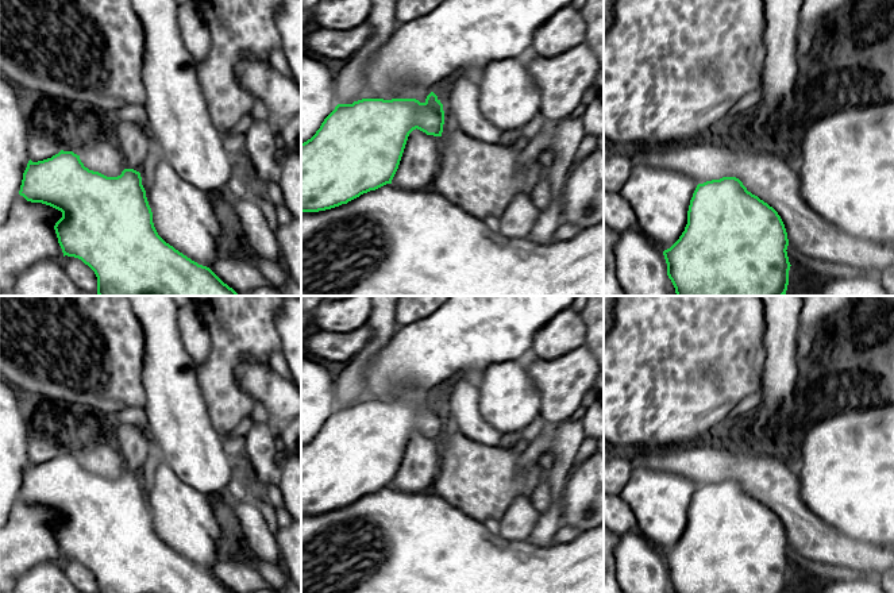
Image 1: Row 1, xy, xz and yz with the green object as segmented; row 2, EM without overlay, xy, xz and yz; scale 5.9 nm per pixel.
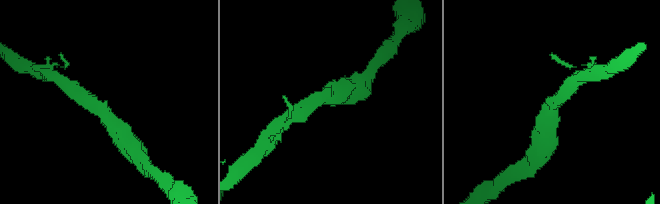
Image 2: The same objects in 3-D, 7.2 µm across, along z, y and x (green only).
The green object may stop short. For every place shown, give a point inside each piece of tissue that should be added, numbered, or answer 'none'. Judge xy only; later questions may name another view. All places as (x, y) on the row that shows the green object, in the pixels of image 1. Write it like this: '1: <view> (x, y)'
1: xy (133, 142)

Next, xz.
none

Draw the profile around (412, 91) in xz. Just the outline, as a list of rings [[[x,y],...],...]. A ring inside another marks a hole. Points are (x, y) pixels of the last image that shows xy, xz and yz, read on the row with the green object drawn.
[[[411,84],[400,86],[394,91],[394,99],[416,99],[420,103],[425,103],[427,96],[431,93],[425,86]]]

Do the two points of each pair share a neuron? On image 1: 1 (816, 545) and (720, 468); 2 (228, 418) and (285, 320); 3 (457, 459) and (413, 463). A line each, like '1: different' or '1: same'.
1: same
2: different
3: different

